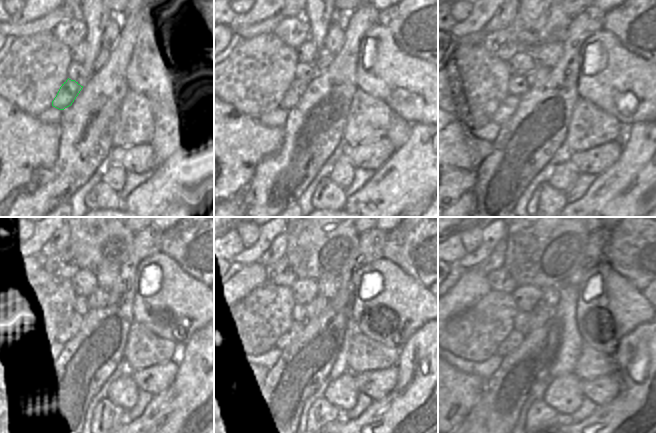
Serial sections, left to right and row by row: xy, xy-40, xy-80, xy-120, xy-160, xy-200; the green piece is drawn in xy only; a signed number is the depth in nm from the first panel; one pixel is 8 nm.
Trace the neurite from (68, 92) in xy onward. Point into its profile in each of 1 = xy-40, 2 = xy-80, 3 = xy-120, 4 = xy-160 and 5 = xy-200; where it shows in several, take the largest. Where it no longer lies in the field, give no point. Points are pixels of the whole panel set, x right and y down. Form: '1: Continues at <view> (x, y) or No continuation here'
1: Continues at xy-40 (296, 88)
2: Continues at xy-80 (518, 86)
3: Continues at xy-120 (72, 326)
4: Continues at xy-160 (296, 328)
5: Continues at xy-200 (514, 339)

